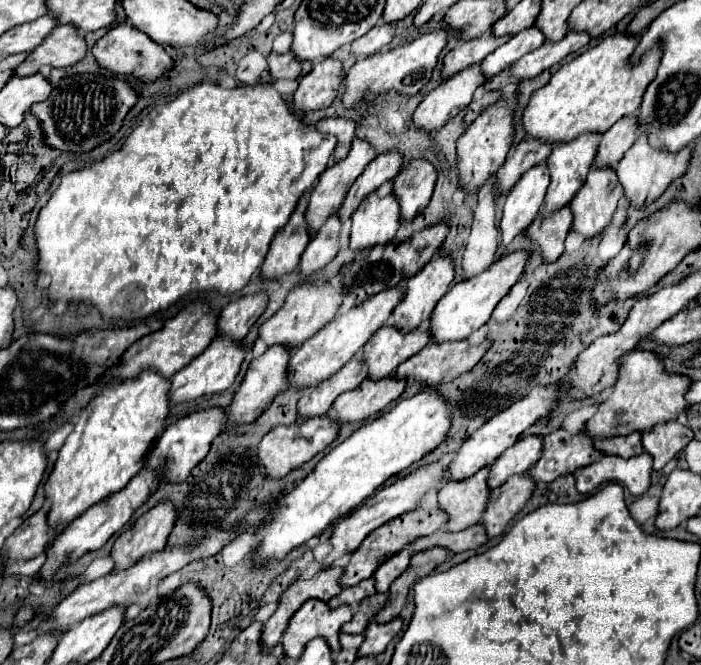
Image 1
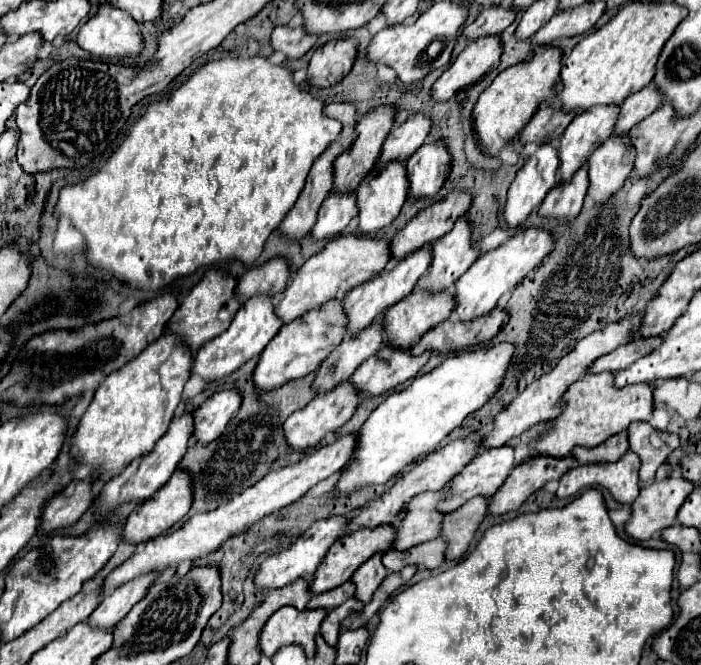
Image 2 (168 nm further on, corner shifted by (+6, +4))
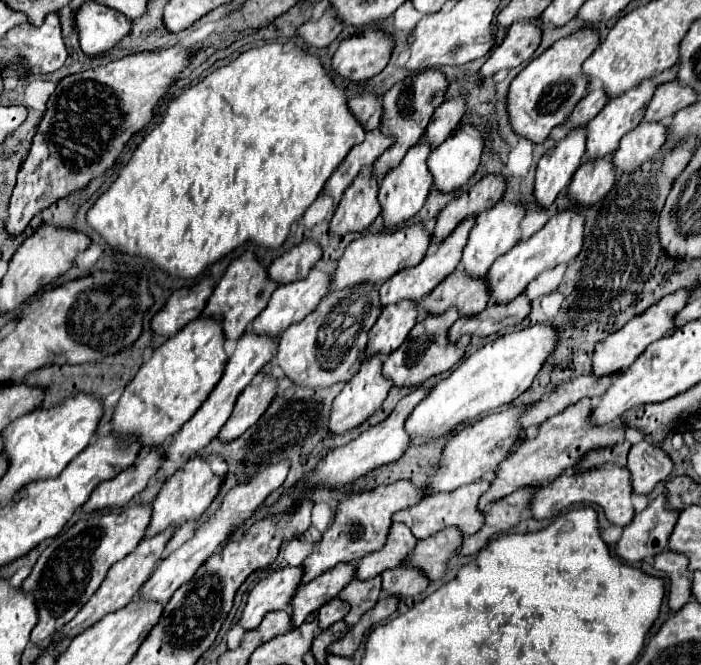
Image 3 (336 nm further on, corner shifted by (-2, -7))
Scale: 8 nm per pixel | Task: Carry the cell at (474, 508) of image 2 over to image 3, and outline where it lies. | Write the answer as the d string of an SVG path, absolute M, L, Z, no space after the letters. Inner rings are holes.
M447 527L445 531L439 531L429 539L417 541L417 547L405 557L403 565L413 565L413 569L421 569L421 573L429 577L429 581L437 581L443 577L447 559L455 553L461 541L461 533L453 527Z

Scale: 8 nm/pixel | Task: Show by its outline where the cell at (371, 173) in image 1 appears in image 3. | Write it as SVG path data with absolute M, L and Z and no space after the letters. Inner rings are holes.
M463 95L445 101L435 111L435 115L433 115L433 119L431 119L431 123L429 123L423 139L429 139L429 143L433 147L441 145L457 129L459 121L461 121L461 117L465 113L465 109L467 109L467 105L465 105L465 97Z

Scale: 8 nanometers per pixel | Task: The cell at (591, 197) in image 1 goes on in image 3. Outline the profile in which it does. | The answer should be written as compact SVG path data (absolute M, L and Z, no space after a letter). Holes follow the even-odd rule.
M643 121L633 131L623 135L621 145L615 151L613 159L615 169L627 173L635 171L637 167L641 167L641 163L653 159L653 155L661 149L665 139L667 139L667 125L663 125L661 121L657 123Z

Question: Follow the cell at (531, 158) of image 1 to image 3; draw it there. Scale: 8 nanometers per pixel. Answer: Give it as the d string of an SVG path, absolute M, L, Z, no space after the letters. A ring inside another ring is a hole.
M601 87L593 89L587 97L583 97L577 107L573 109L573 115L569 117L569 121L563 125L567 129L573 129L577 125L583 125L583 123L589 123L589 119L593 119L605 105L607 105L609 97L605 97L605 91L601 91Z

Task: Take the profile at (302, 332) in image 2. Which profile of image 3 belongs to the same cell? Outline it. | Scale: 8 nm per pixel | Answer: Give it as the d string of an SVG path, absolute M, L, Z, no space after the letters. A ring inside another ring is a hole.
M375 283L331 291L301 323L293 323L293 327L281 335L279 351L275 355L285 375L303 387L329 387L339 381L349 381L365 357L367 333L381 315L377 291L379 285Z

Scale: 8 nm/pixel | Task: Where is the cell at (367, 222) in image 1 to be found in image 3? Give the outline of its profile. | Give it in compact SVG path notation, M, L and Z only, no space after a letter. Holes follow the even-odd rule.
M421 139L421 143L411 147L409 153L403 157L403 161L397 167L389 169L389 173L379 183L379 203L383 207L381 217L387 227L395 227L399 223L405 223L423 207L423 203L433 187L433 175L427 169L429 153L431 153L431 145L425 139Z

